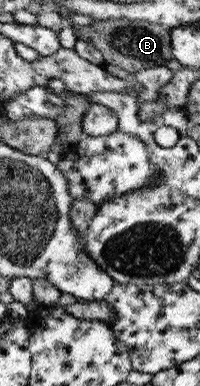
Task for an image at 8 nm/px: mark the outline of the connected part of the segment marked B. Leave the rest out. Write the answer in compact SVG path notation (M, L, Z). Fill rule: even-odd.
M117 19L110 21L94 20L85 27L77 27L76 39L87 41L102 56L103 65L118 65L129 76L146 67L162 67L172 59L169 32L160 25L146 21Z

